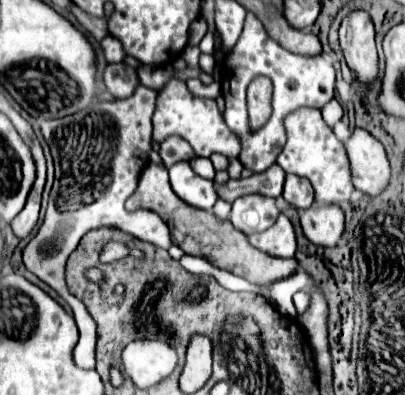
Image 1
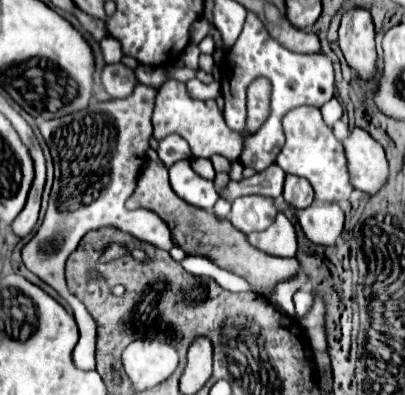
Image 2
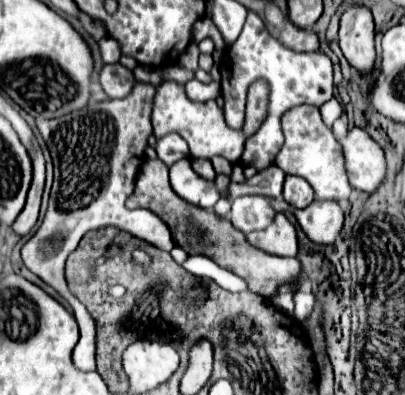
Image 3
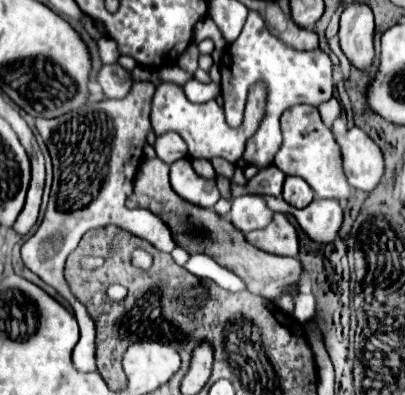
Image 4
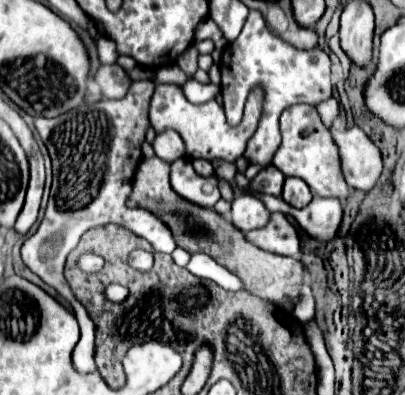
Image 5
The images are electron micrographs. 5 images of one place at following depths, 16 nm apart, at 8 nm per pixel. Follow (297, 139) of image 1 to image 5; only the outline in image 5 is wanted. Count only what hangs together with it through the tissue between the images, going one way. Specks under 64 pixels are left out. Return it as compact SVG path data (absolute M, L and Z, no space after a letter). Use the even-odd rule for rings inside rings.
M294 104L286 108L280 116L280 132L282 132L282 144L276 150L272 164L280 168L284 176L302 178L312 188L314 196L326 196L326 198L332 196L338 200L346 200L350 196L350 188L340 170L336 144L332 142L332 136L328 128L322 124L314 106Z

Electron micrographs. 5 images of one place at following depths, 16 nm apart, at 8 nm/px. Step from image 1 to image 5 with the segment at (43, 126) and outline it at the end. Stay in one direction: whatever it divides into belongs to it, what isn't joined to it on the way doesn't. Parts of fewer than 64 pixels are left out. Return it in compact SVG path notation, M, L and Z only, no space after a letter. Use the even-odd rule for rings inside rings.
M136 80L130 84L128 94L120 100L98 100L94 104L82 104L80 108L64 112L56 118L34 118L34 126L52 158L54 180L44 220L40 222L36 234L32 234L22 244L22 260L34 274L38 274L46 284L50 284L62 298L72 304L74 316L78 318L82 332L80 342L76 344L72 354L74 368L80 374L96 370L94 324L64 278L66 256L76 248L80 236L92 226L112 222L148 240L156 252L172 254L176 250L176 240L166 228L166 224L156 220L156 216L144 208L126 206L126 198L132 190L132 176L136 164L142 158L140 144L144 142L146 128L150 126L148 104L154 94L154 88L156 84L152 80Z

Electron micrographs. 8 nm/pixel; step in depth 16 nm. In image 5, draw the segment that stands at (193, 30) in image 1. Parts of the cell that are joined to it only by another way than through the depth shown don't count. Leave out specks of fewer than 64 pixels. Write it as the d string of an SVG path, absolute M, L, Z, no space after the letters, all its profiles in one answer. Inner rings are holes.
M206 18L196 28L196 40L206 40L206 38L210 38L218 50L224 50L226 44L228 44L222 32L220 32L220 28L216 28L216 24L214 24L212 18Z

